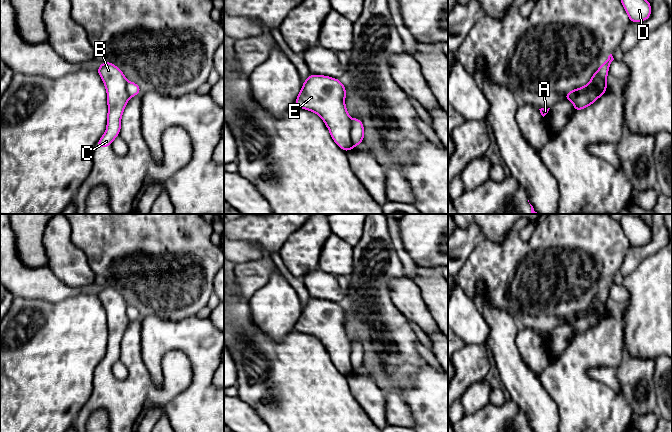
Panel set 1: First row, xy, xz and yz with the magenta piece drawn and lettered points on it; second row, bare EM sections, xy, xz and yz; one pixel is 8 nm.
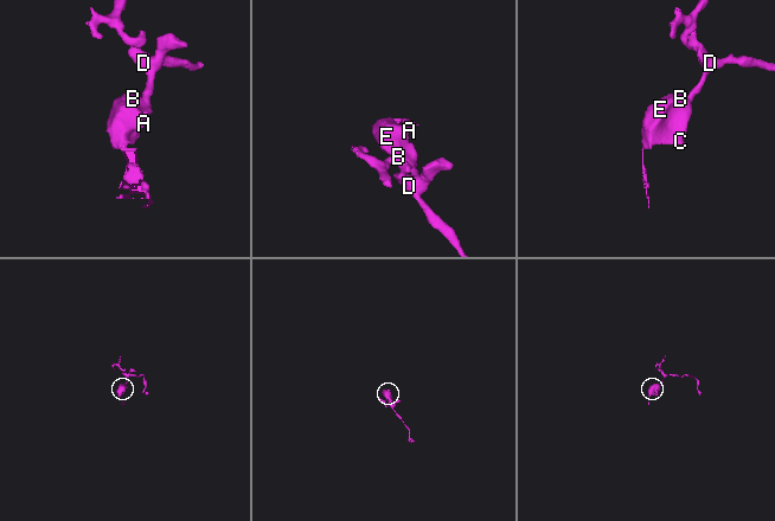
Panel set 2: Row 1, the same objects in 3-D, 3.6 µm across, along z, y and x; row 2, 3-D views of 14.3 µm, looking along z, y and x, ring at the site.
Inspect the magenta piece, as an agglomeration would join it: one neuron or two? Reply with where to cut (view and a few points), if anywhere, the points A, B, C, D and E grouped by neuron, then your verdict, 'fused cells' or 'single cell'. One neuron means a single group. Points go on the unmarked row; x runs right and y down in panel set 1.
cut xz (350, 344), (350, 364), (353, 370); groups A B C E / D; fused cells

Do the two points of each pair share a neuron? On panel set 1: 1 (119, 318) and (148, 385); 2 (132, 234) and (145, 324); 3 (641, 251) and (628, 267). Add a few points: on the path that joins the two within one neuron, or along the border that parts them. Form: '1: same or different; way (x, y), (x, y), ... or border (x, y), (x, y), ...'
1: same; way (124, 335), (148, 361), (148, 368)
2: different; border (141, 315), (157, 315), (167, 320)
3: same; way (637, 255), (631, 263)

